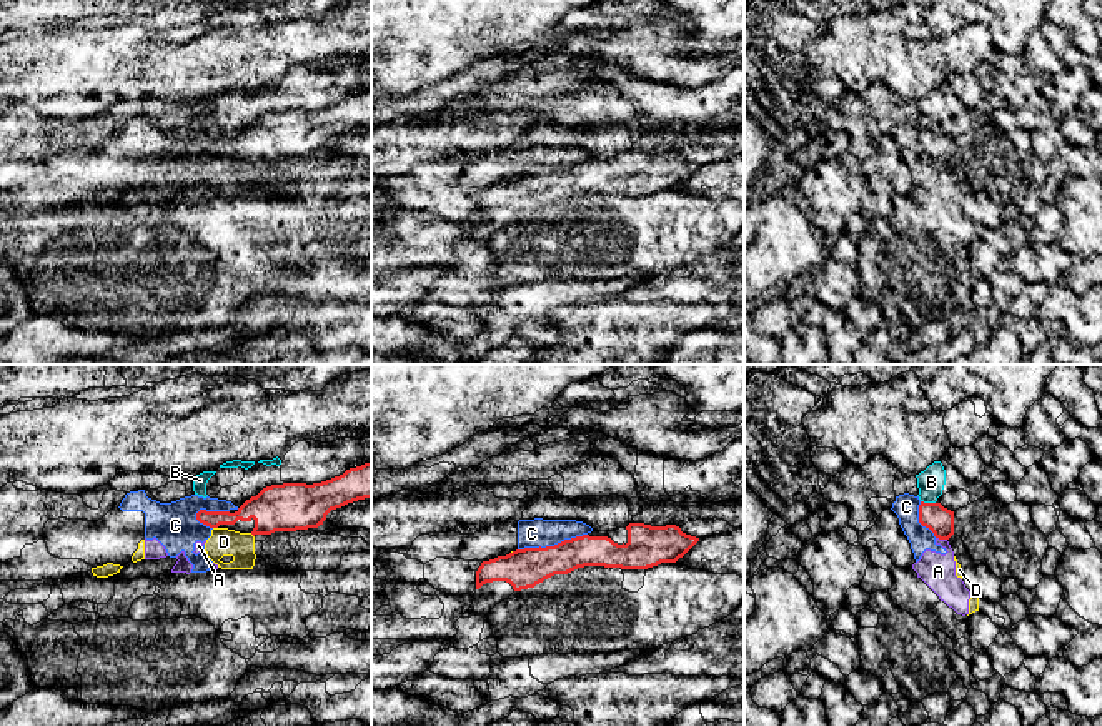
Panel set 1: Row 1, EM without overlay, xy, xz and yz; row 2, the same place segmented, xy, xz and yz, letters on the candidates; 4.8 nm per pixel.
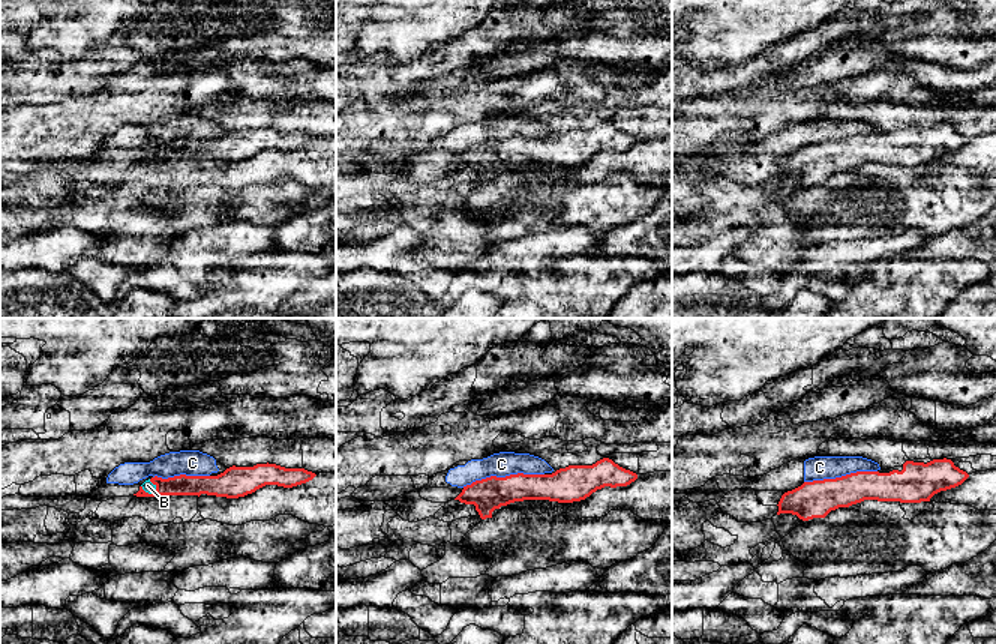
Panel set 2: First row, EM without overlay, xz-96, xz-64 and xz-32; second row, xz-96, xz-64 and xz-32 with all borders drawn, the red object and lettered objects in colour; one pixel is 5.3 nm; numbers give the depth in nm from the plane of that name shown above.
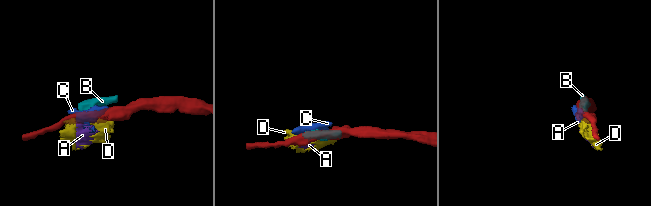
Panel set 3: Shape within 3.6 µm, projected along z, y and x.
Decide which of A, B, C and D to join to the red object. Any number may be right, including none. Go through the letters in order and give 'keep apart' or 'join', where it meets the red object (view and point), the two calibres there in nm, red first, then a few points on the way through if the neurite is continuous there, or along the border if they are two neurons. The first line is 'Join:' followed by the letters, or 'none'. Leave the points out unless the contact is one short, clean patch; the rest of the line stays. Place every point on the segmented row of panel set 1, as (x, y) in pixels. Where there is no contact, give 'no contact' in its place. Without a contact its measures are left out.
Join: none
A: keep apart; contact yz (941, 538); calibres 140 and 170 nm; border yz (936, 537), (946, 540)
B: keep apart; contact yz (928, 503); calibres 140 and 130 nm; border yz (921, 500), (934, 503)
C: keep apart; contact xz (551, 546); calibres 190 and 140 nm; border xz (586, 533), (553, 545), (518, 550)
D: keep apart; contact xy (215, 527); calibres 150 and 140 nm; border xy (213, 527), (217, 528)

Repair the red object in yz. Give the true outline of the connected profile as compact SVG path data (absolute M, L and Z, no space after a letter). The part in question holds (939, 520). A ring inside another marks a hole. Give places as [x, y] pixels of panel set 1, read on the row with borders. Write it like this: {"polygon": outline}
{"polygon": "M921 501L919 523L929 528L939 540L949 540L954 535L954 511L944 508L941 503Z"}

